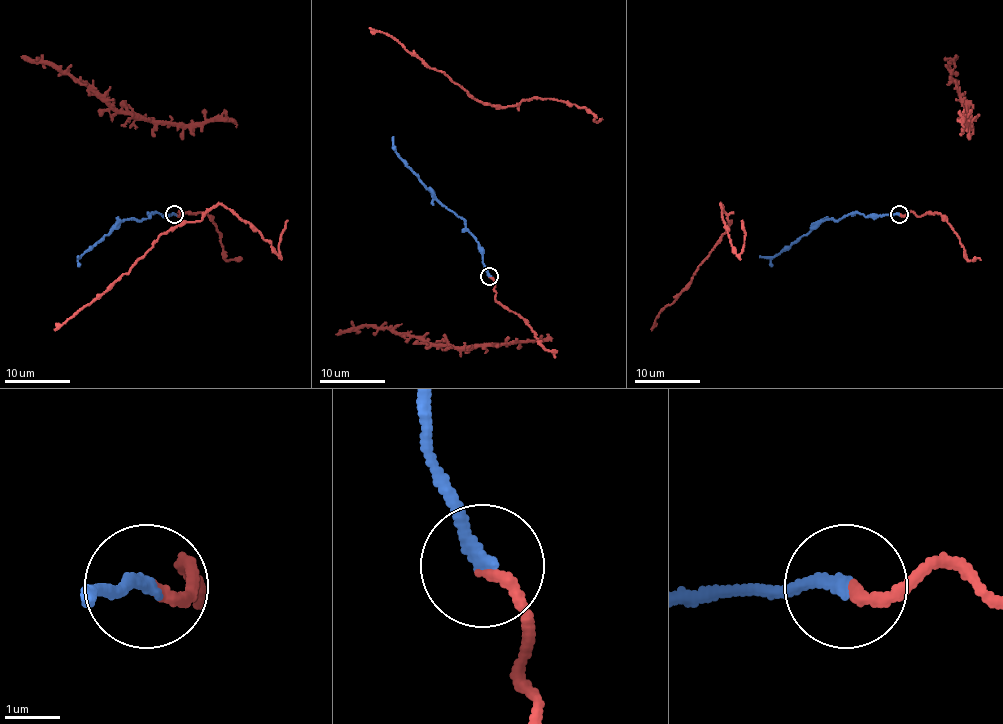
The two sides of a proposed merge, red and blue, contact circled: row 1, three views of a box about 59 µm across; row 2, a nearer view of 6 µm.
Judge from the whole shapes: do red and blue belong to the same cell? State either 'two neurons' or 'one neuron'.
one neuron

